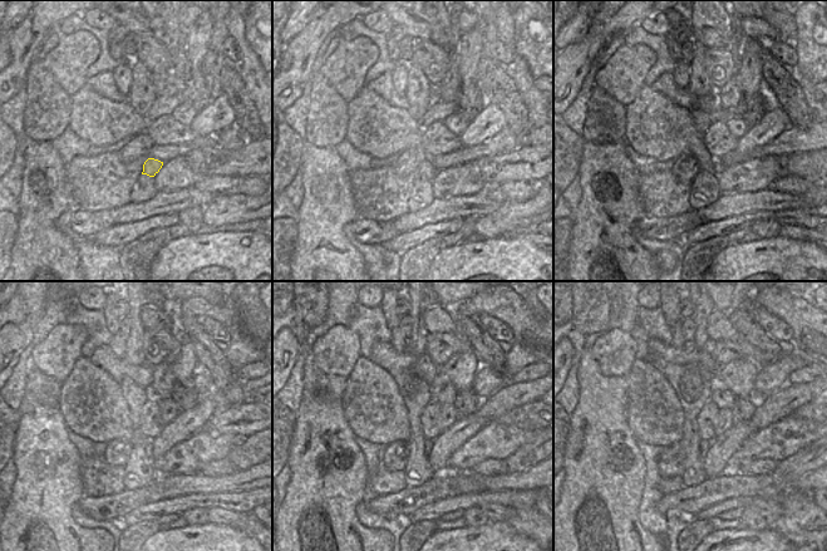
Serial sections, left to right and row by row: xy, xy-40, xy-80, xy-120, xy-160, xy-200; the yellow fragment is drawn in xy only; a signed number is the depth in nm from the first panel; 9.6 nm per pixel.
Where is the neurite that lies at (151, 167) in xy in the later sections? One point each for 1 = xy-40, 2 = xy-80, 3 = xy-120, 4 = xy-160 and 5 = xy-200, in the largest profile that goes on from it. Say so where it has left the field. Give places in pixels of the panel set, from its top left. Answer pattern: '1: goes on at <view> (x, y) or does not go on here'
1: goes on at xy-40 (427, 170)
2: goes on at xy-80 (655, 127)
3: goes on at xy-120 (93, 406)
4: goes on at xy-160 (374, 408)
5: goes on at xy-200 (655, 416)

